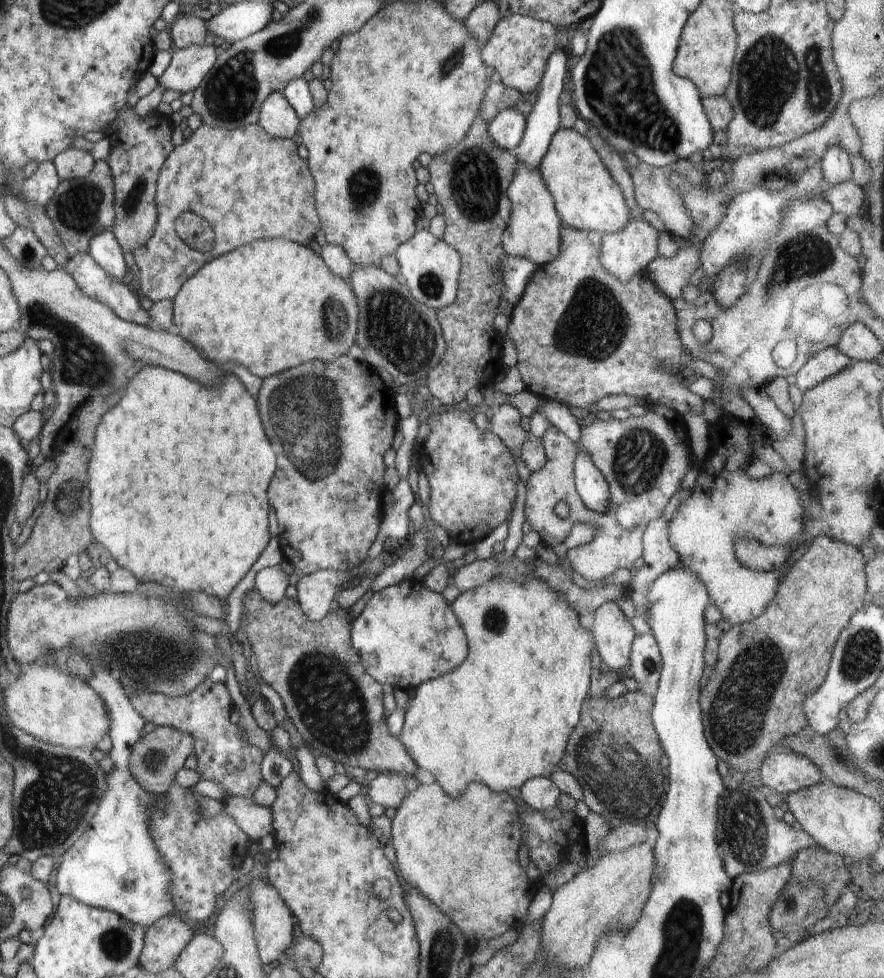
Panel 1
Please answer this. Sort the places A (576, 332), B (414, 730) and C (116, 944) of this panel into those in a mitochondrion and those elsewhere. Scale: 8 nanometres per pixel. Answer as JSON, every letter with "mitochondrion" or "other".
{"A":"mitochondrion","B":"other","C":"mitochondrion"}

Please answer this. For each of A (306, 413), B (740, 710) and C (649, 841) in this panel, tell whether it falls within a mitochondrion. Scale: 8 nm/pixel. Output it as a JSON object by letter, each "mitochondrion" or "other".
{"A":"mitochondrion","B":"mitochondrion","C":"other"}

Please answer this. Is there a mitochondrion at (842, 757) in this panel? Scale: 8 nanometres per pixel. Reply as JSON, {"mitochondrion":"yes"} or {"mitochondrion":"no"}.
{"mitochondrion":"yes"}

